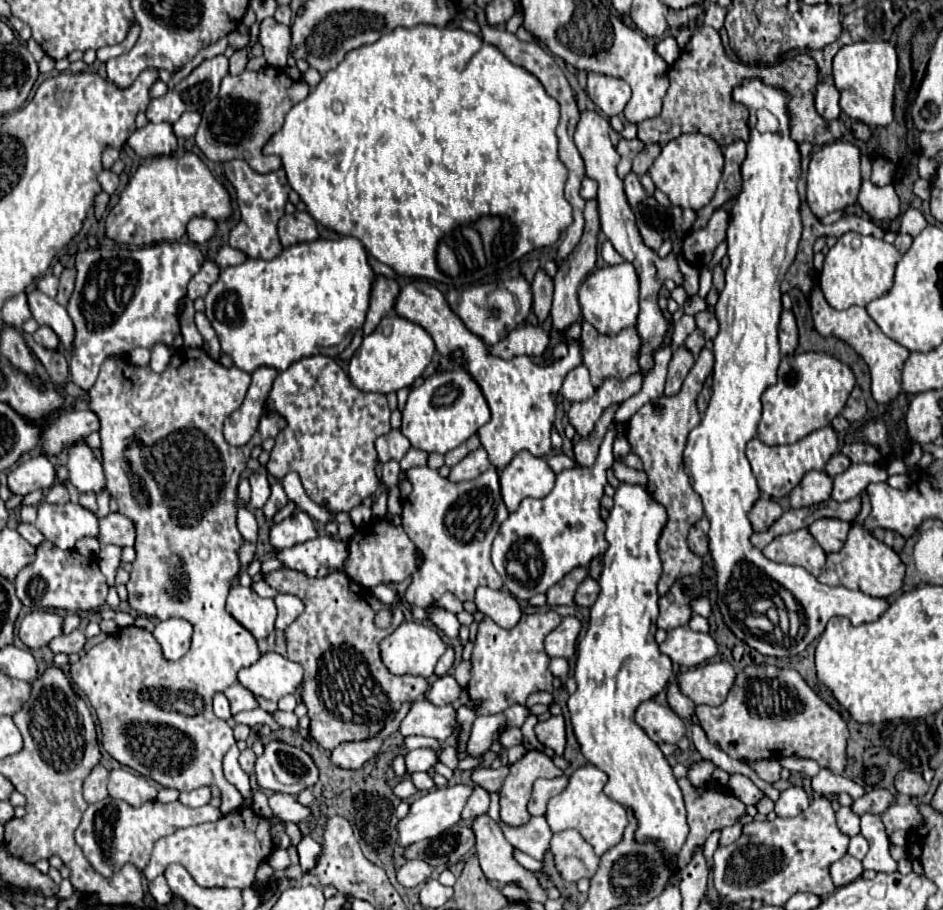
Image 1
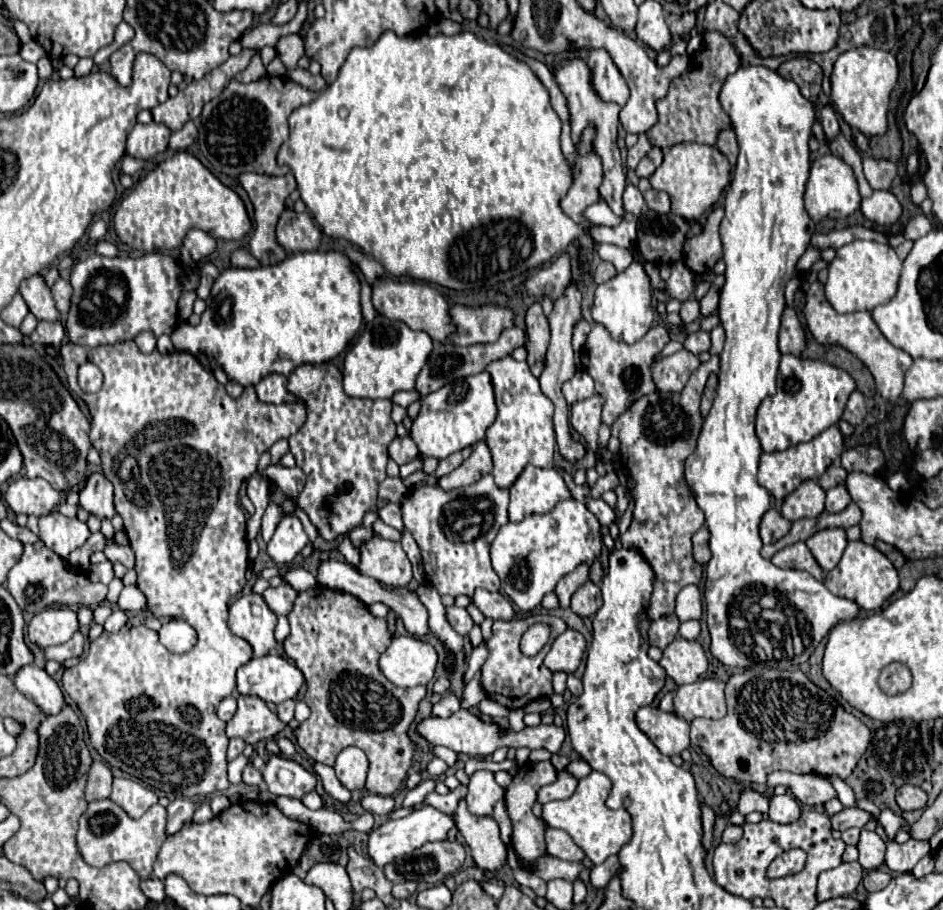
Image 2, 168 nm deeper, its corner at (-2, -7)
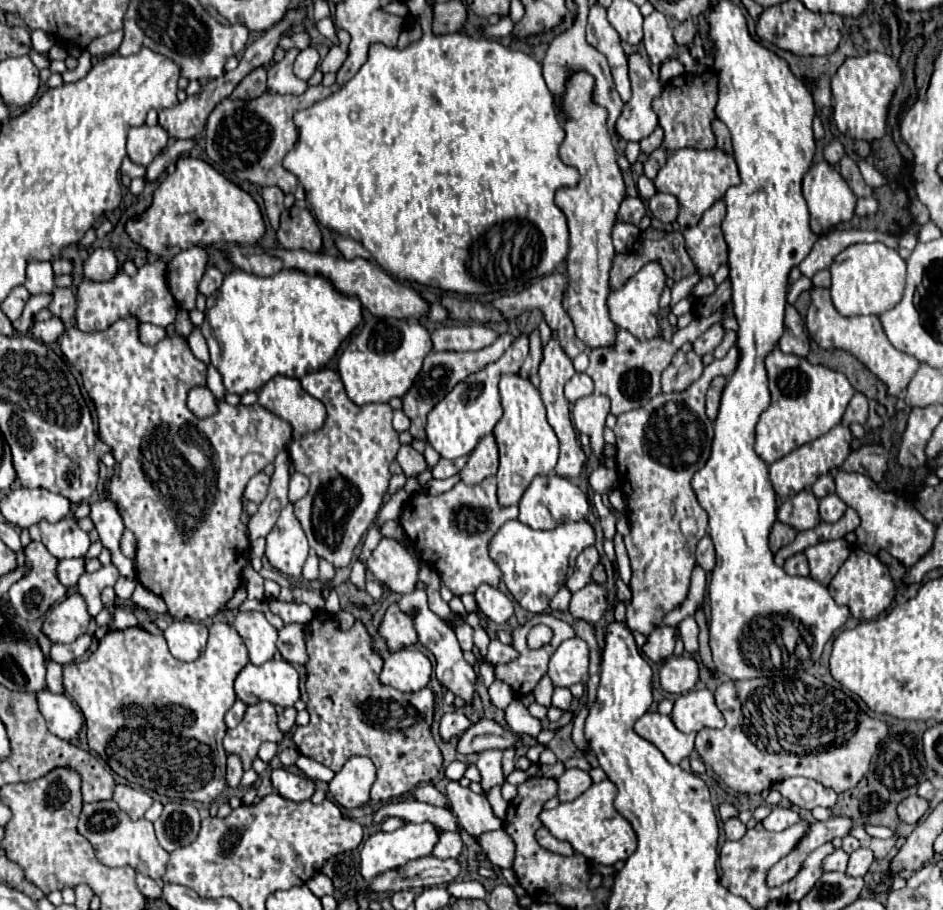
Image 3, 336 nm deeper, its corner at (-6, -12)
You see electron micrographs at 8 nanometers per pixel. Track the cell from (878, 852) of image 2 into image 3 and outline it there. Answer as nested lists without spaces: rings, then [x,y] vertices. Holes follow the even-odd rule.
[[[859,848],[849,856],[849,864],[845,874],[847,876],[865,876],[873,862],[873,852],[869,848]]]

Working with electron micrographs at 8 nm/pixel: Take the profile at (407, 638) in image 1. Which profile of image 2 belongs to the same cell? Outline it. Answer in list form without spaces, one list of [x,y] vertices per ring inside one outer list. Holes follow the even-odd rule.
[[[413,635],[393,637],[391,645],[379,659],[383,675],[397,687],[427,685],[437,667],[437,651],[431,643]]]

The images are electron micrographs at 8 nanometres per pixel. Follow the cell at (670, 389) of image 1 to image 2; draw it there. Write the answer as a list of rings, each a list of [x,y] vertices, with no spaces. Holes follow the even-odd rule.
[[[681,349],[669,357],[663,357],[661,361],[655,363],[655,369],[653,369],[653,381],[657,385],[657,391],[679,393],[697,367],[699,367],[699,359],[687,349]]]

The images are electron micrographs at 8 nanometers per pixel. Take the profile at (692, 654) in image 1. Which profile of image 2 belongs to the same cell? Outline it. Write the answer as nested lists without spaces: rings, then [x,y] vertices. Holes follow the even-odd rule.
[[[677,637],[663,651],[659,665],[677,685],[685,685],[685,683],[697,681],[707,671],[709,661],[701,643]]]

